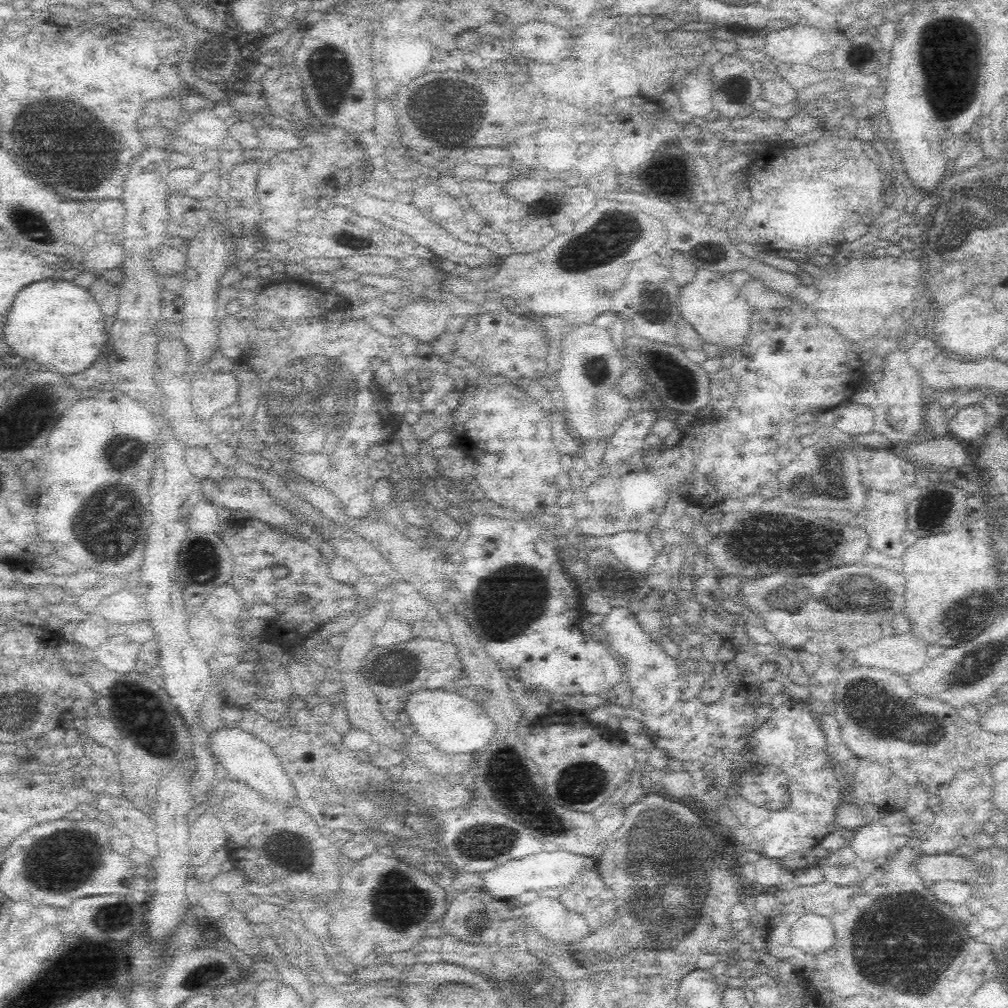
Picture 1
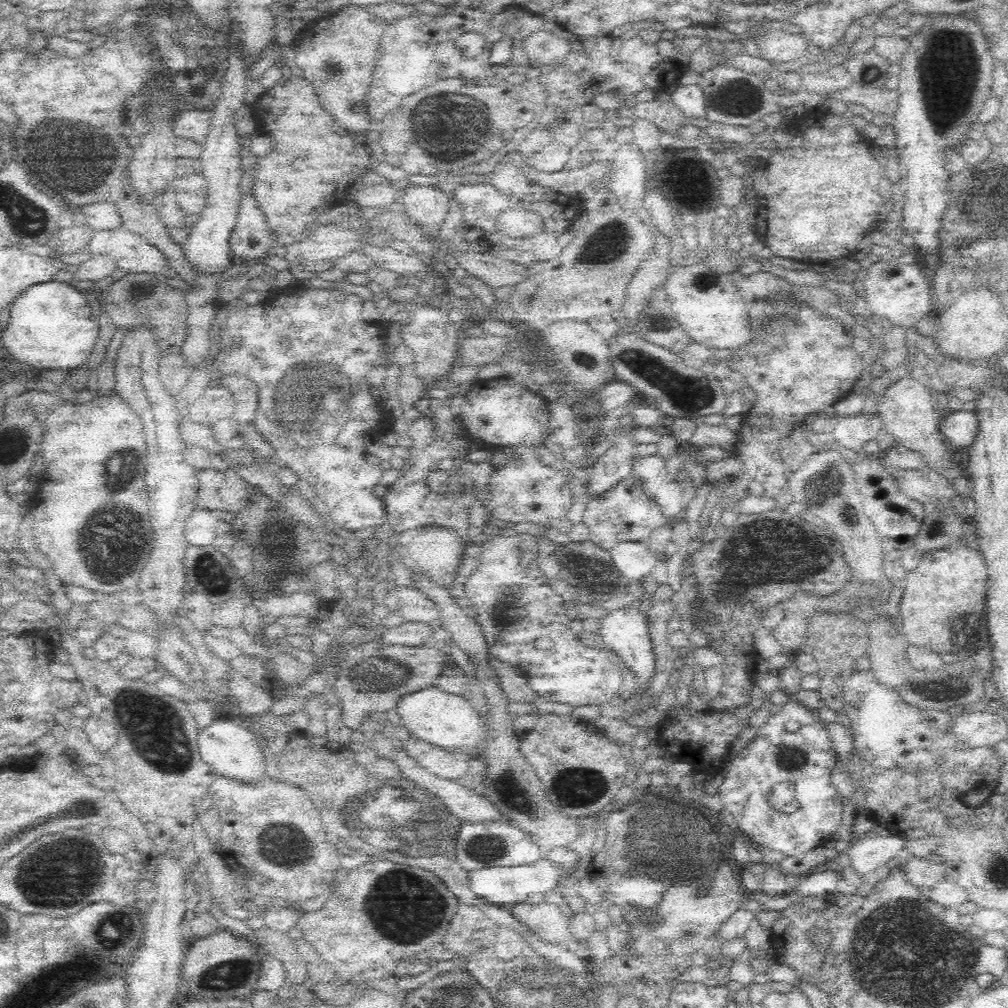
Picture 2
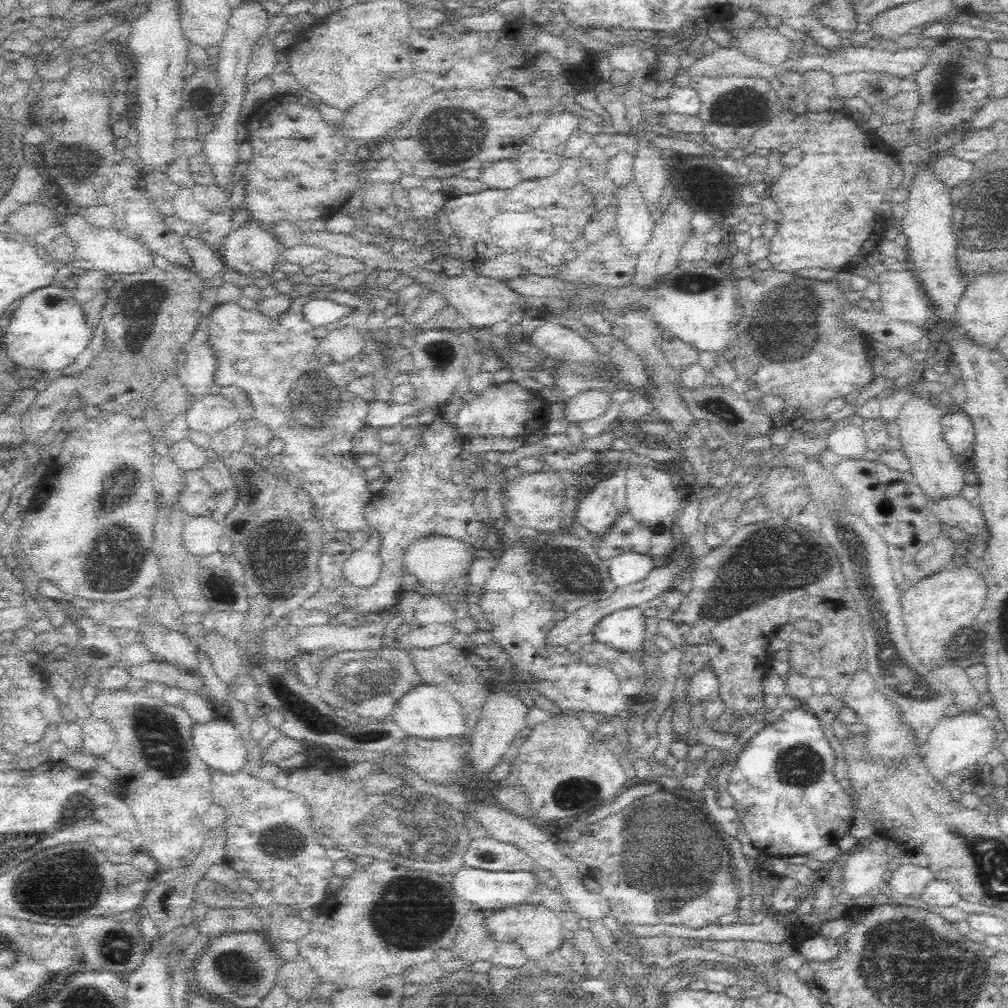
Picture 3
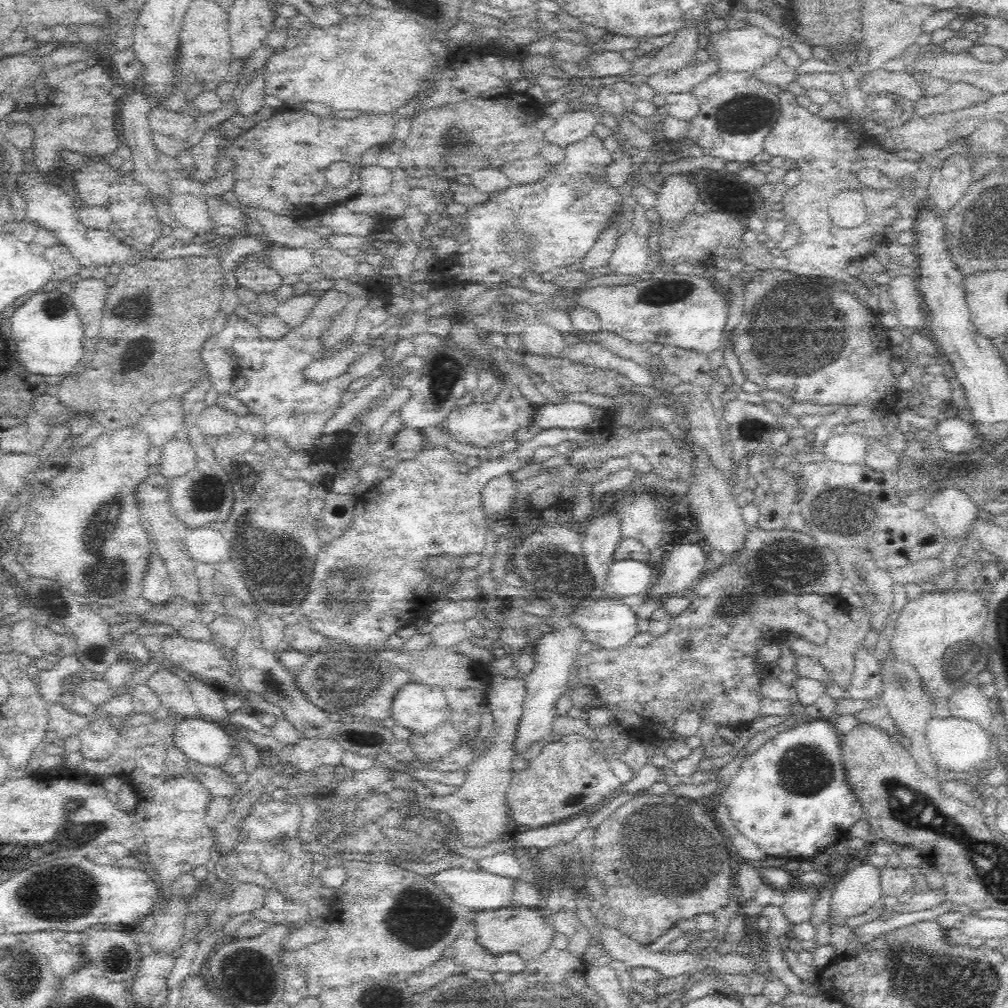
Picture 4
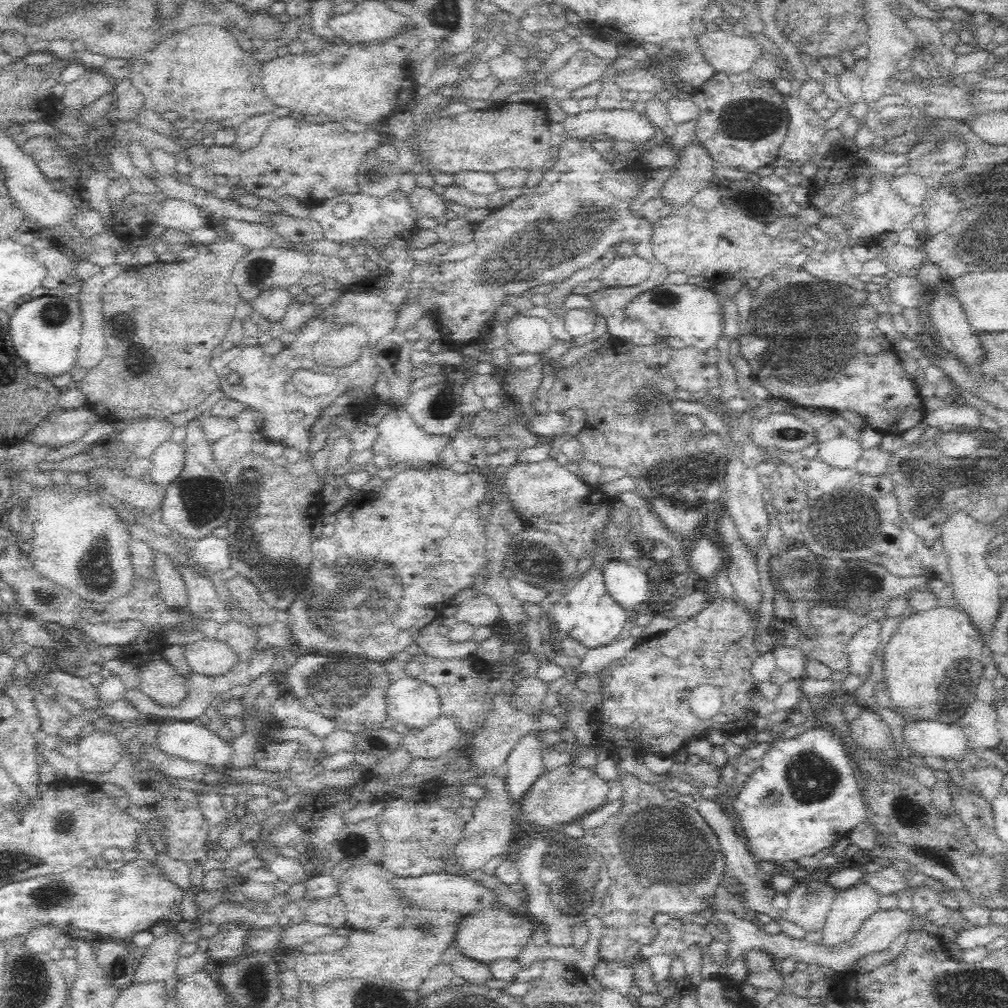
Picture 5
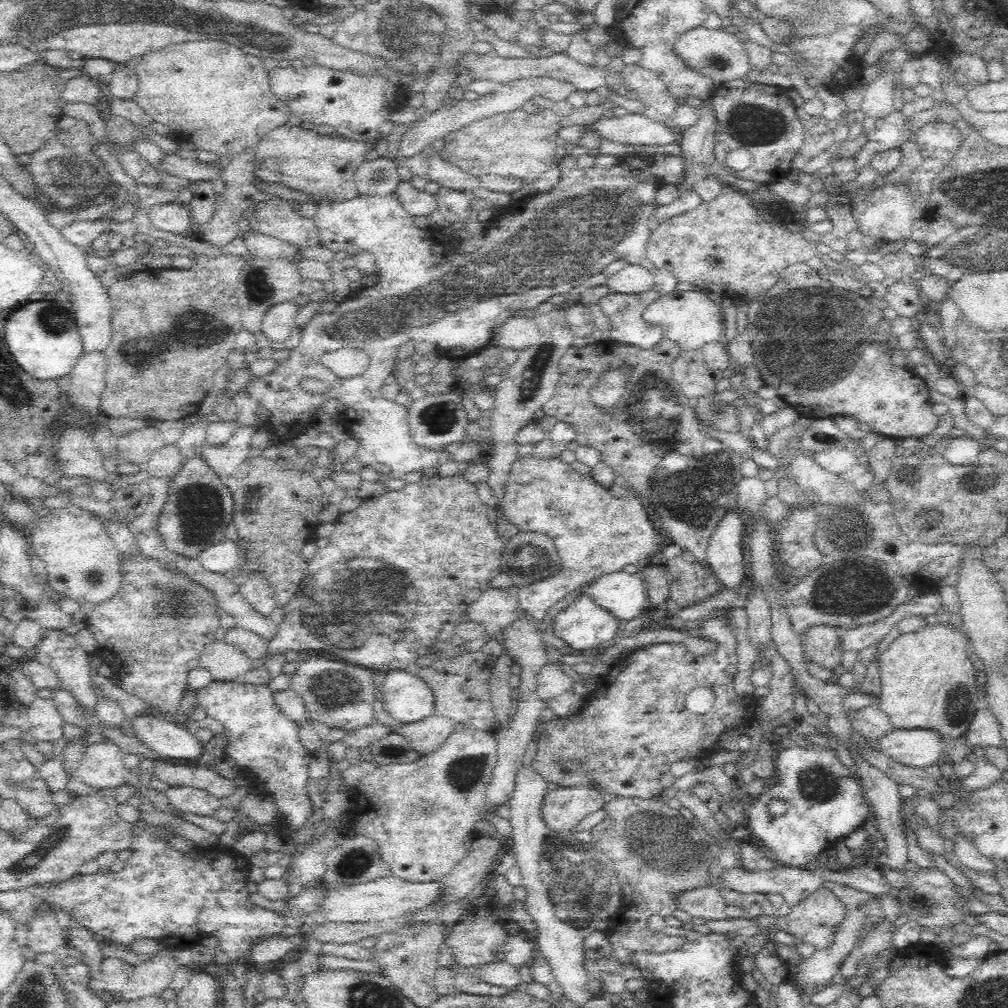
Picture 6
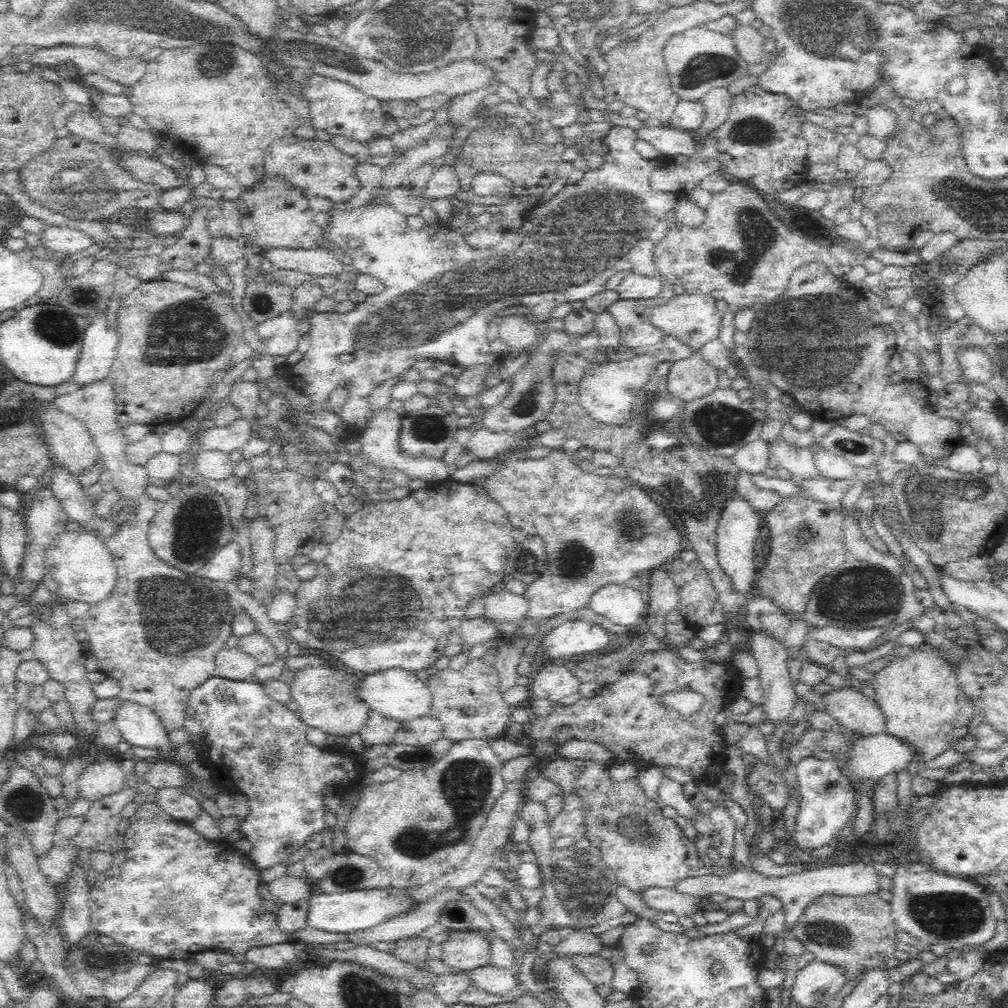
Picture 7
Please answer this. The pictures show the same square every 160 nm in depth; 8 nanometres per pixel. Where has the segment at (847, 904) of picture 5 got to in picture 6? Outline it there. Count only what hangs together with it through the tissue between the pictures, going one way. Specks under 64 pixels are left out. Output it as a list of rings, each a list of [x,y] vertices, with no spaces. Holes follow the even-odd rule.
[[[866,907],[846,908],[841,921],[833,930],[831,943],[803,960],[799,967],[793,970],[794,982],[805,992],[809,986],[830,986],[839,980],[839,964],[849,955],[849,950],[859,939],[860,930],[866,922]]]

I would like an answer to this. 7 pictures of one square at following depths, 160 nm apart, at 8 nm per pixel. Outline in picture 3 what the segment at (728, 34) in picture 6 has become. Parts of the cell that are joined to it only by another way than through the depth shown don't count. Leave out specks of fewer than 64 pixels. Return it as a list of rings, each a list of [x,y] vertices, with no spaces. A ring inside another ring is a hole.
[[[766,25],[765,28],[749,27],[734,34],[734,43],[740,47],[746,55],[760,61],[768,62],[770,66],[782,64],[794,42],[789,37],[782,34],[781,30],[776,30]]]

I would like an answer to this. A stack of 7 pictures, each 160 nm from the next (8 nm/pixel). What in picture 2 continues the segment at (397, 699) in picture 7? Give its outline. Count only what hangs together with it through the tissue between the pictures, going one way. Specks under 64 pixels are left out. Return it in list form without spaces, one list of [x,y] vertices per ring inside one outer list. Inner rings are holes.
[[[434,687],[424,688],[424,690],[404,695],[399,699],[396,709],[400,724],[406,727],[410,736],[414,735],[419,740],[444,750],[470,753],[470,750],[480,748],[478,744],[484,742],[488,733],[484,715],[476,713],[471,699],[462,694],[456,696],[456,694],[446,694]]]

